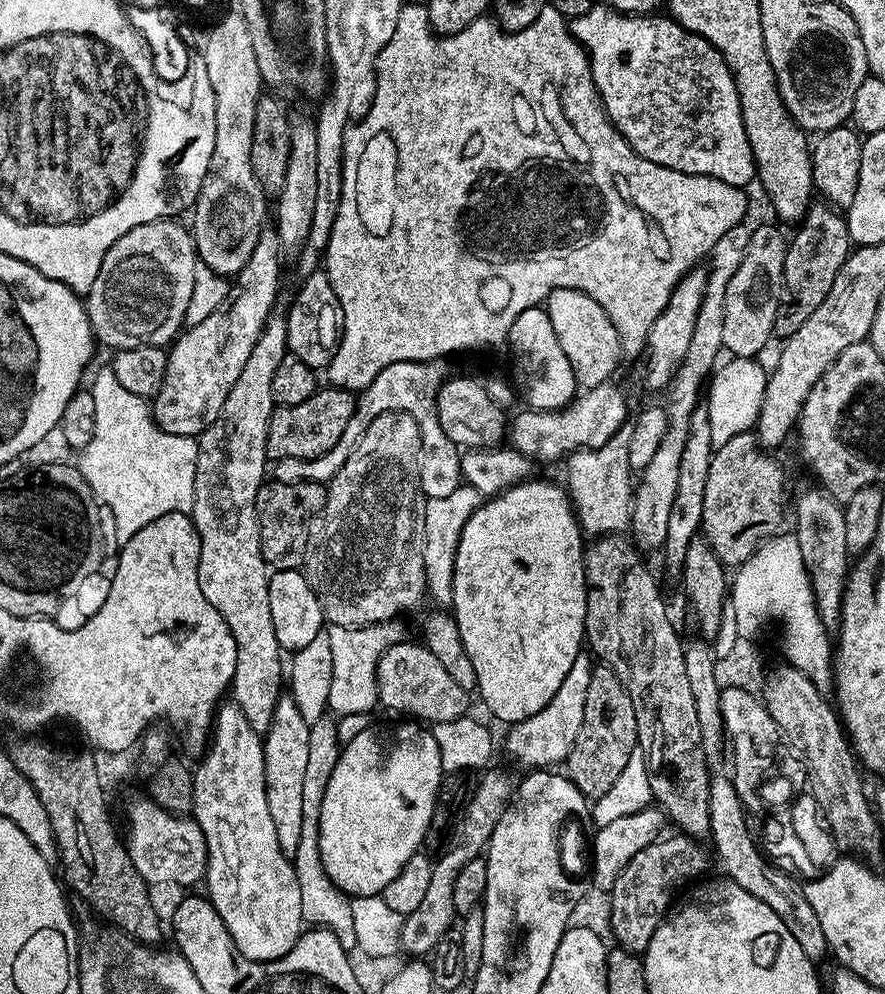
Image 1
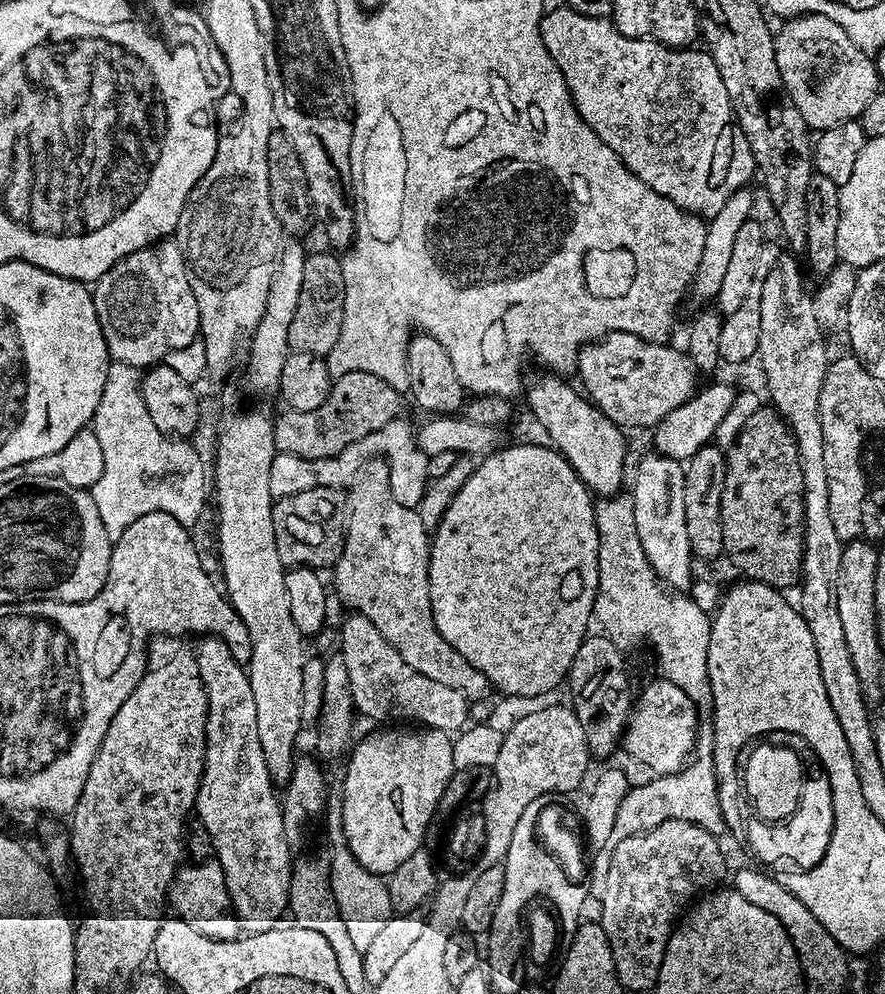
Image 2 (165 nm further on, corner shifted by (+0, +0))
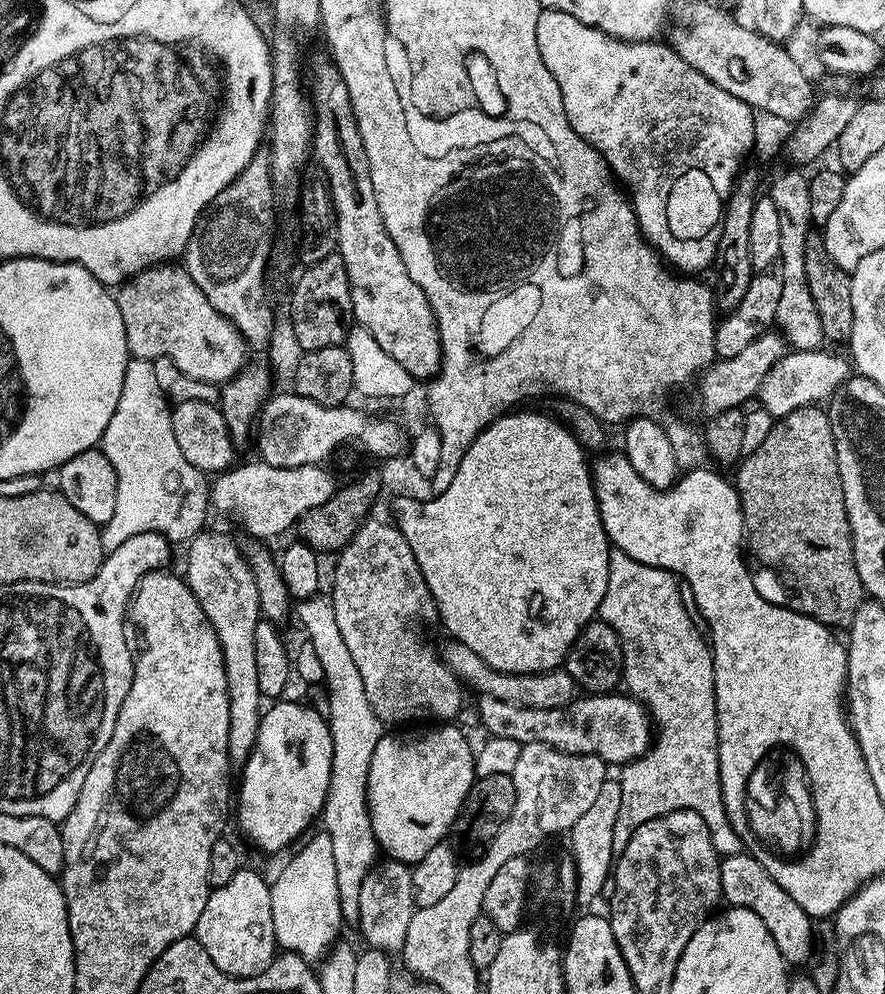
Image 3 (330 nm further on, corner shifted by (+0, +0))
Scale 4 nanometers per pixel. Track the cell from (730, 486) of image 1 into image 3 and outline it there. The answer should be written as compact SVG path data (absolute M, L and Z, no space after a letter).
M800 407L775 419L766 442L739 461L740 473L734 476L740 509L744 511L746 544L752 552L796 595L796 611L814 618L833 630L852 627L854 616L866 599L858 570L854 566L852 535L846 518L846 502L836 461L836 443L831 417L821 407Z

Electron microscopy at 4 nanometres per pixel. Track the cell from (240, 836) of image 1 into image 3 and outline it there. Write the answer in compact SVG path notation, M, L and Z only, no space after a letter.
M201 530L192 537L188 548L188 573L186 579L188 588L198 598L198 606L210 618L214 630L218 634L218 642L222 646L224 655L224 669L226 670L226 686L230 698L230 738L228 739L228 759L233 765L243 766L248 761L252 747L256 745L260 730L262 715L262 697L258 690L258 669L254 662L254 626L262 619L258 586L255 585L254 574L241 545L236 545L224 532L208 532Z

